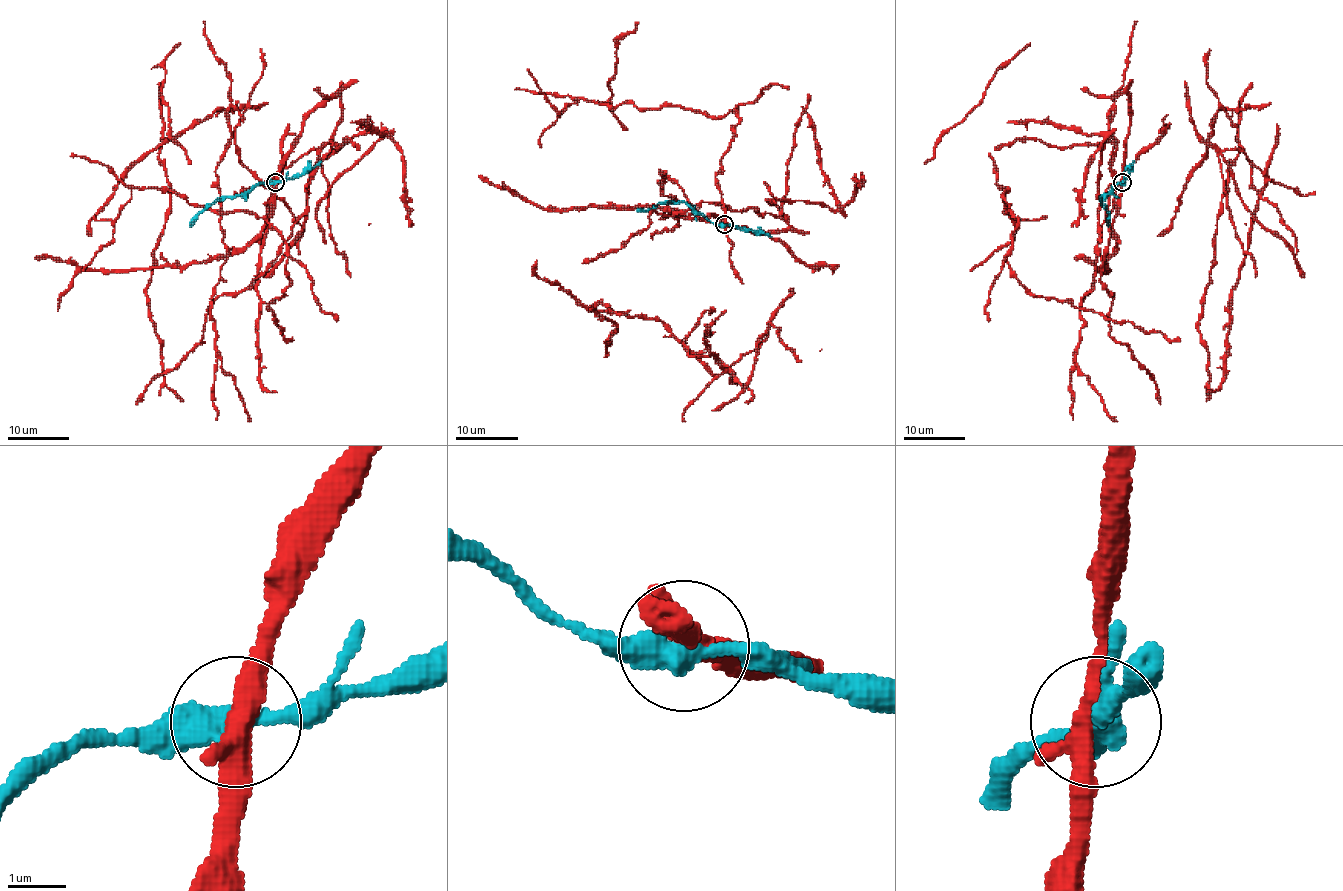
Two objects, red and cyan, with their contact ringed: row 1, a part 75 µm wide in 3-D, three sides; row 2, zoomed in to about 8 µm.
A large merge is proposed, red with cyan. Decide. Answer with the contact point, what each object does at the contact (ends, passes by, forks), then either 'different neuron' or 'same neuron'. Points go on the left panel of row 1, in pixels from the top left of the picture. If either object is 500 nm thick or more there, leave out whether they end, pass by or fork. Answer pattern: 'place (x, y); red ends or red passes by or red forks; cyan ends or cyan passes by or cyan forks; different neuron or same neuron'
place (275, 182); red passes by; cyan passes by; same neuron

